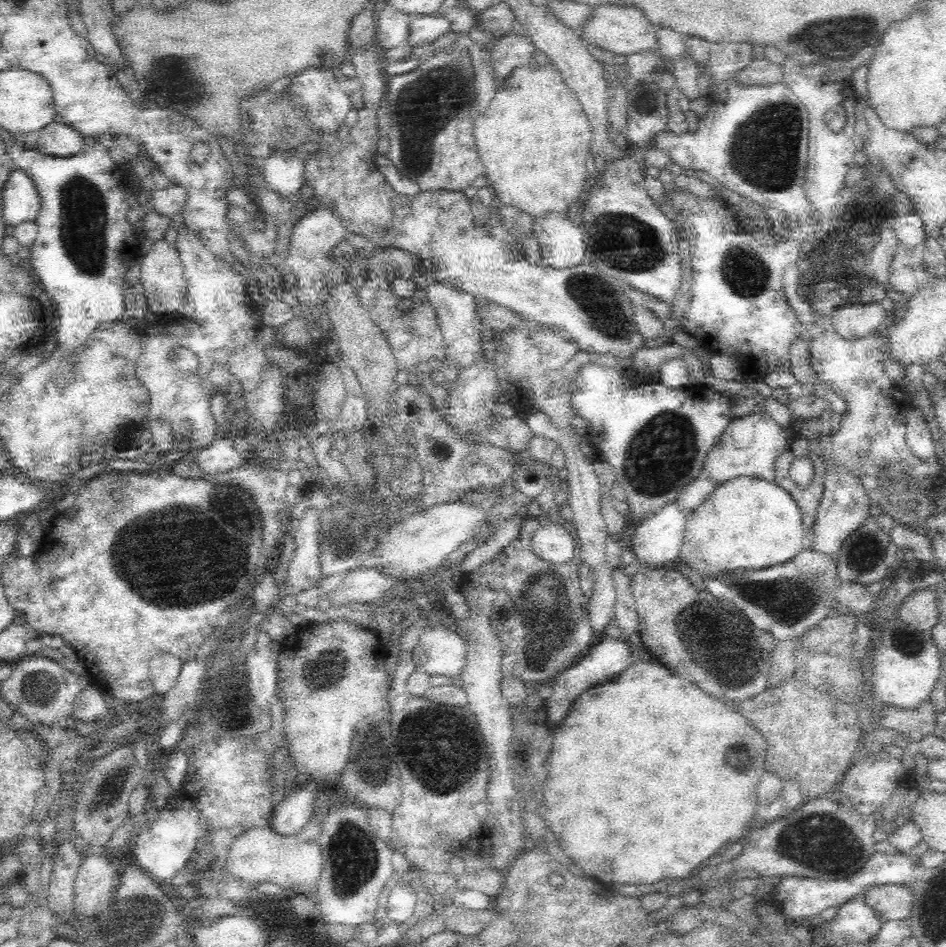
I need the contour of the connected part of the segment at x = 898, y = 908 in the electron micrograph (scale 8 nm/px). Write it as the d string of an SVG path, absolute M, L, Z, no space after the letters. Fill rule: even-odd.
M896 884L872 886L864 896L864 902L882 920L903 921L909 918L912 908L912 889Z

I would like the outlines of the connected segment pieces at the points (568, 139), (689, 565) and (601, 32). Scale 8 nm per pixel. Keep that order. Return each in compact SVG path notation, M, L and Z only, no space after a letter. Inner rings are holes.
M536 62L533 64L526 64L520 68L516 68L508 78L502 80L501 85L498 87L498 92L496 92L496 96L494 96L492 102L490 102L490 106L484 110L484 114L480 113L476 117L476 120L474 120L473 135L477 152L480 154L480 160L482 164L486 166L486 170L483 172L484 180L487 186L490 186L490 192L496 198L497 204L507 204L514 208L518 207L518 210L529 214L535 219L548 212L566 213L570 205L574 205L574 202L578 202L578 200L583 200L590 184L586 172L586 159L591 154L593 132L588 117L585 115L584 109L579 103L577 96L564 82L561 72L556 70L551 63L547 65L538 64Z
M740 476L720 483L696 510L688 514L678 565L688 574L697 573L705 579L716 578L724 572L760 570L782 564L799 553L806 545L806 533L801 510L789 492L774 481Z
M620 4L593 6L580 33L587 44L594 44L614 54L630 57L642 51L657 50L655 25L644 16L639 8L634 8L634 6L620 6Z

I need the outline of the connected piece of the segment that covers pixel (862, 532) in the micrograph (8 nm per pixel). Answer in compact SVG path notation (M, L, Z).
M868 518L848 536L836 555L839 580L866 587L883 581L888 571L884 558L890 540L889 533L876 526L876 518Z

